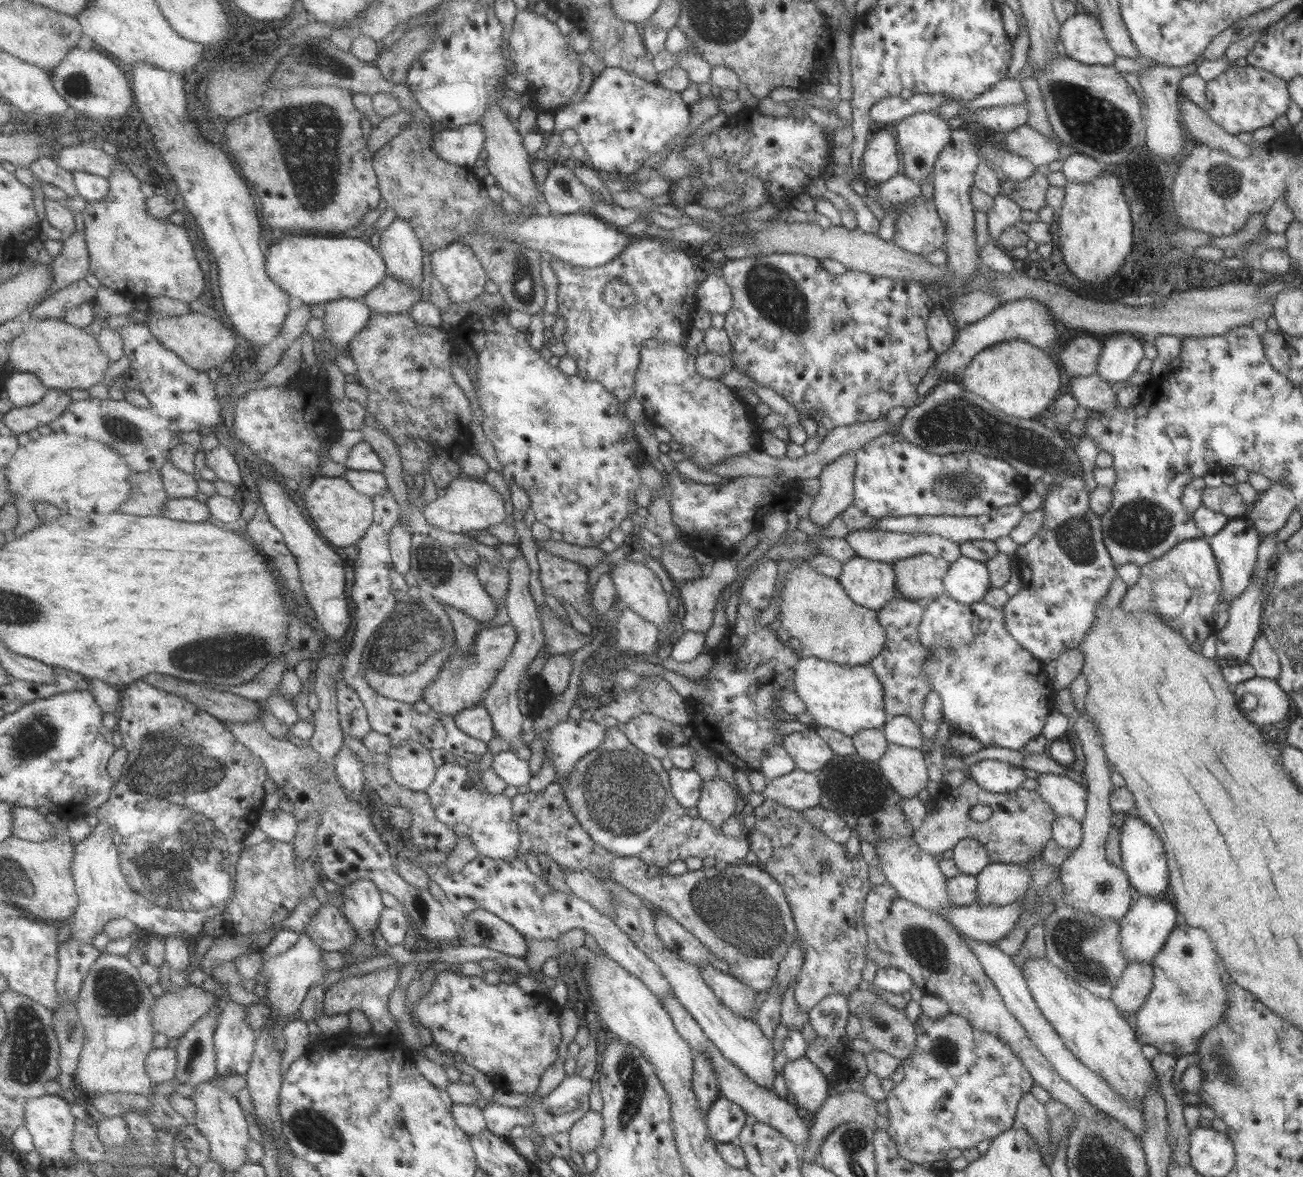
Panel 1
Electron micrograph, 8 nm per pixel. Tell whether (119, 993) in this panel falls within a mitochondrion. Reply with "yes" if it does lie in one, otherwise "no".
yes

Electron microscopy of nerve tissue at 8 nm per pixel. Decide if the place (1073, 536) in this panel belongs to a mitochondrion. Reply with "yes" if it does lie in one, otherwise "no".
yes

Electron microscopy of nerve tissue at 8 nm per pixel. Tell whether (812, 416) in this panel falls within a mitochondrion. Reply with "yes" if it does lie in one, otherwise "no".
no

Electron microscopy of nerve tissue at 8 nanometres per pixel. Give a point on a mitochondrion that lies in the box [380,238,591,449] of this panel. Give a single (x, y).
(521, 277)

